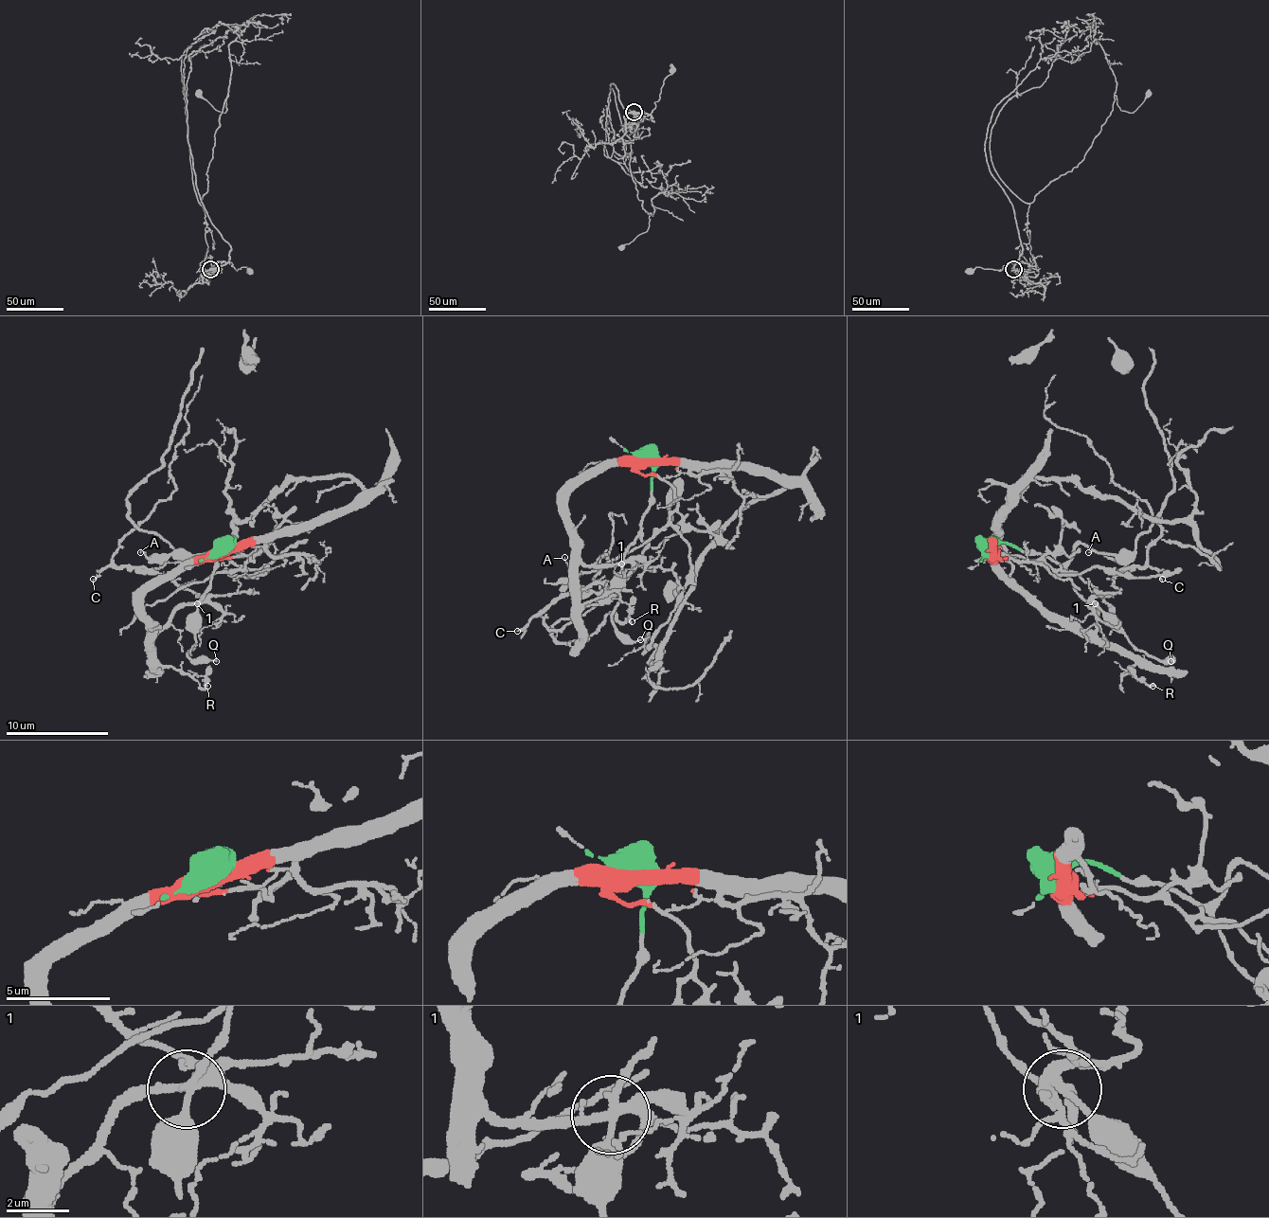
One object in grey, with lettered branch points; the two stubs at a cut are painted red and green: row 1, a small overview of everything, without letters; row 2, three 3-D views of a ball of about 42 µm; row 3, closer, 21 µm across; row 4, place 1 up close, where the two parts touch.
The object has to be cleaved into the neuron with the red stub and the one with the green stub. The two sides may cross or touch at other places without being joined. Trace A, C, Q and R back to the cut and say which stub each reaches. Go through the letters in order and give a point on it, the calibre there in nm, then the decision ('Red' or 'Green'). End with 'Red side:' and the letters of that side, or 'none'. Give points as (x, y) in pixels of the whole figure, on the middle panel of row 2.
A: Place: (564, 557). Thickness 80 nm. Green
C: Place: (517, 631). Thickness 140 nm. Red
Q: Place: (640, 639). Thickness 160 nm. Green
R: Place: (632, 621). Thickness 170 nm. Red
Red side: C, R

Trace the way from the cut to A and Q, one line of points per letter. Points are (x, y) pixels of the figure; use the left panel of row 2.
A: (223, 549), (228, 544), (218, 564), (221, 544), (215, 549), (195, 554), (161, 554), (151, 559), (141, 551)
Q: (223, 549), (228, 544), (210, 575), (210, 587), (200, 600), (195, 644), (187, 654), (215, 662)

